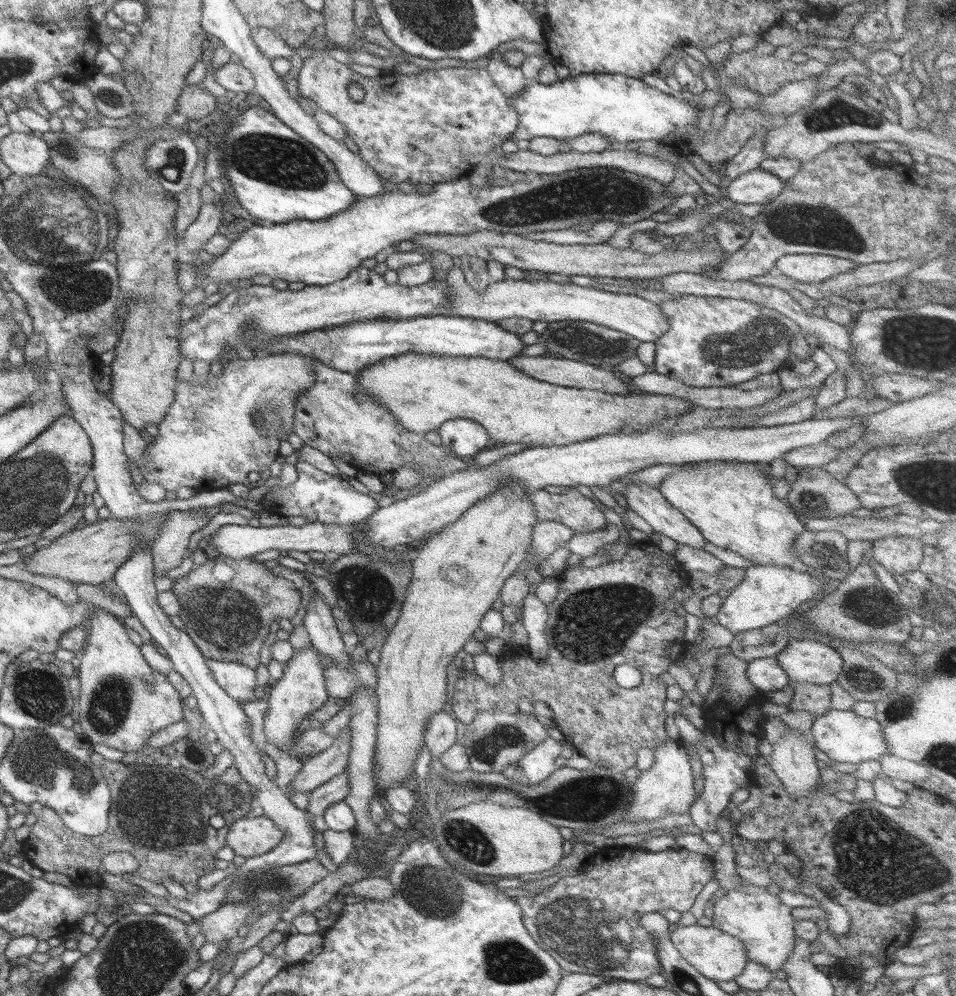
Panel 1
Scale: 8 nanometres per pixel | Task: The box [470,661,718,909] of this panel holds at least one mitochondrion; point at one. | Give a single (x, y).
(592, 799)

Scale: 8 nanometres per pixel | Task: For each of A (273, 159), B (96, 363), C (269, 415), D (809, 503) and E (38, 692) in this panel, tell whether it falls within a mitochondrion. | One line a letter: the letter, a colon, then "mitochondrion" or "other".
A: mitochondrion
B: other
C: mitochondrion
D: mitochondrion
E: mitochondrion

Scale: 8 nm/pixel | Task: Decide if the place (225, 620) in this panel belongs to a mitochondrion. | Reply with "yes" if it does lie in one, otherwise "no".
yes

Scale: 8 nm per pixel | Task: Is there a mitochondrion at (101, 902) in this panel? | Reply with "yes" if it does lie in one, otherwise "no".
no

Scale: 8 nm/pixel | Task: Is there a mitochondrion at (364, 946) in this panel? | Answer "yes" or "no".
no

